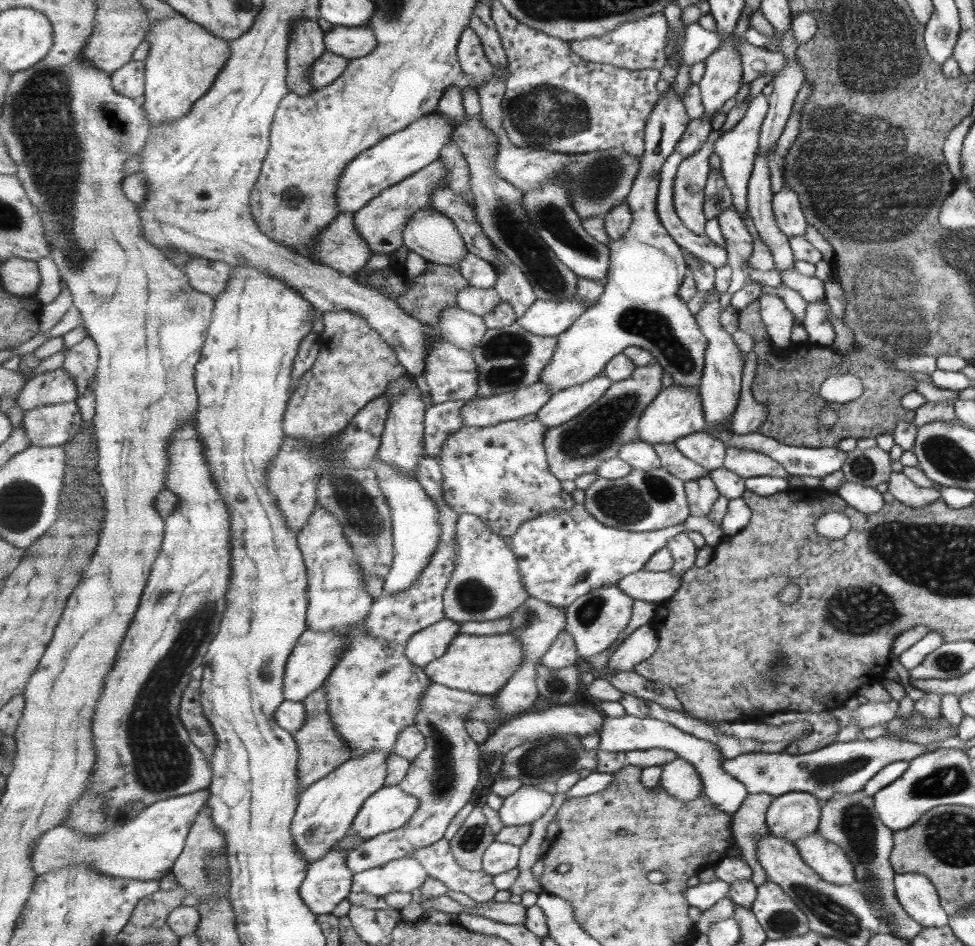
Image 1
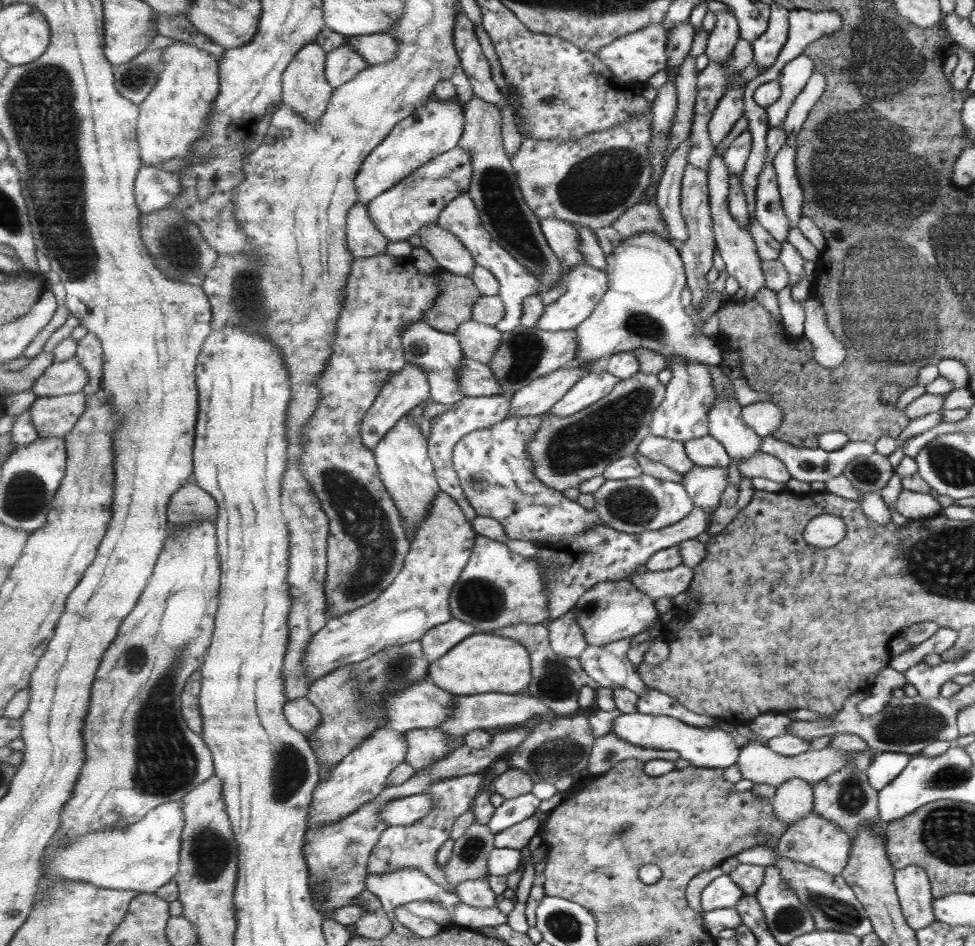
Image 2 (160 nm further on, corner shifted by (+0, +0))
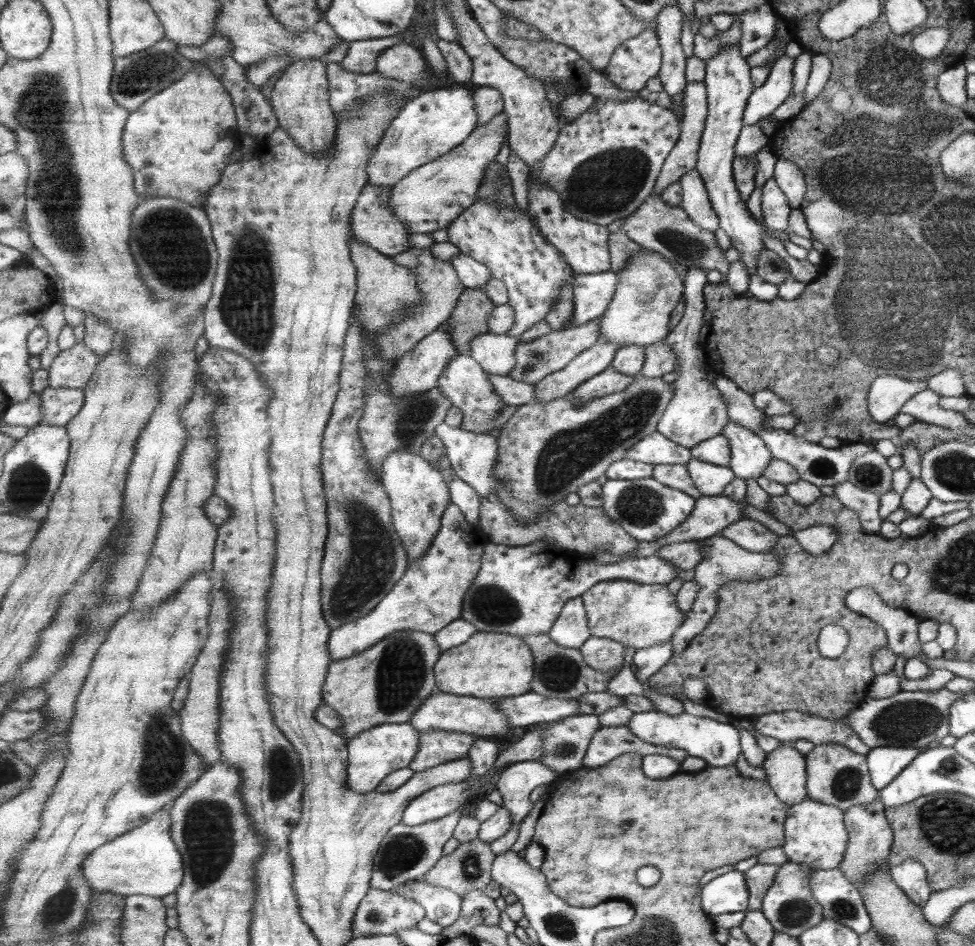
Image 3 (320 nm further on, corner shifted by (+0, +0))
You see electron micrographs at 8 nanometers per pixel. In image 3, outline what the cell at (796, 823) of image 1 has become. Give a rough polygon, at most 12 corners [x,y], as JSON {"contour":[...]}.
{"contour":[[766,753],[766,783],[787,808],[806,797],[805,756]]}

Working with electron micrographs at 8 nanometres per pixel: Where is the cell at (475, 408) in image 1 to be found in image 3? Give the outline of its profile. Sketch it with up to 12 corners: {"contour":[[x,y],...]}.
{"contour":[[600,340],[535,384],[533,403],[573,393],[612,366],[620,346]]}

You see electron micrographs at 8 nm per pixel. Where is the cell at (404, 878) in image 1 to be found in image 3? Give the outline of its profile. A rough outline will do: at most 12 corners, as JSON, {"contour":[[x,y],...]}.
{"contour":[[416,879],[391,891],[419,903],[442,928],[455,925],[464,899]]}

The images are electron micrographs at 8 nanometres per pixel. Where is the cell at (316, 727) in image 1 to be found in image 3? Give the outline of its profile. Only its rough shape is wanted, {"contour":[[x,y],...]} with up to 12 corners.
{"contour":[[435,635],[333,661],[323,700],[349,742],[409,723],[439,689]]}

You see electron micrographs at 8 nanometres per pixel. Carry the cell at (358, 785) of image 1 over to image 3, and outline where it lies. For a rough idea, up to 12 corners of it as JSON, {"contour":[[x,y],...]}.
{"contour":[[385,723],[348,742],[349,786],[377,790],[418,755],[418,728]]}

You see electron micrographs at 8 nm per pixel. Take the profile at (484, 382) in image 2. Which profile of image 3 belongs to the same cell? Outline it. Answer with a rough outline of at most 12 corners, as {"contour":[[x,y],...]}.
{"contour":[[488,374],[505,404],[536,399],[536,386],[503,374]]}

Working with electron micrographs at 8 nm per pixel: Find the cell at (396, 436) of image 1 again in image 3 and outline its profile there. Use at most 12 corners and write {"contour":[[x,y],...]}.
{"contour":[[420,453],[385,460],[381,479],[409,562],[430,549],[450,478]]}

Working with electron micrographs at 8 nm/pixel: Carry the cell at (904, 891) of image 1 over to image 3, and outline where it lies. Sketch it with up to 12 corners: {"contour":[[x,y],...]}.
{"contour":[[916,860],[888,868],[892,881],[921,908],[928,899],[926,872]]}

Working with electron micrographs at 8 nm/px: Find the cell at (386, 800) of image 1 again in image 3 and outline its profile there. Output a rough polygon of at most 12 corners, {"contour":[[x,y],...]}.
{"contour":[[466,781],[432,788],[409,803],[402,822],[416,827],[464,806]]}

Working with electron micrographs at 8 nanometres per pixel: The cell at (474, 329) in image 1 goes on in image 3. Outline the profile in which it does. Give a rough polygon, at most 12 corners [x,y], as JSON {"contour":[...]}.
{"contour":[[486,332],[470,354],[488,374],[511,374],[520,339]]}

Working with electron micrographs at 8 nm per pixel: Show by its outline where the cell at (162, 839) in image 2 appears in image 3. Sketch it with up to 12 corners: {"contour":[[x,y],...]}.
{"contour":[[169,809],[83,863],[96,892],[162,899],[186,868]]}

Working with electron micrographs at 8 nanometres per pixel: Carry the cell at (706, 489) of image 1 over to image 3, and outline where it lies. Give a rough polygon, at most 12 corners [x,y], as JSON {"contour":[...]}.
{"contour":[[693,458],[686,468],[701,496],[724,495],[730,467]]}

